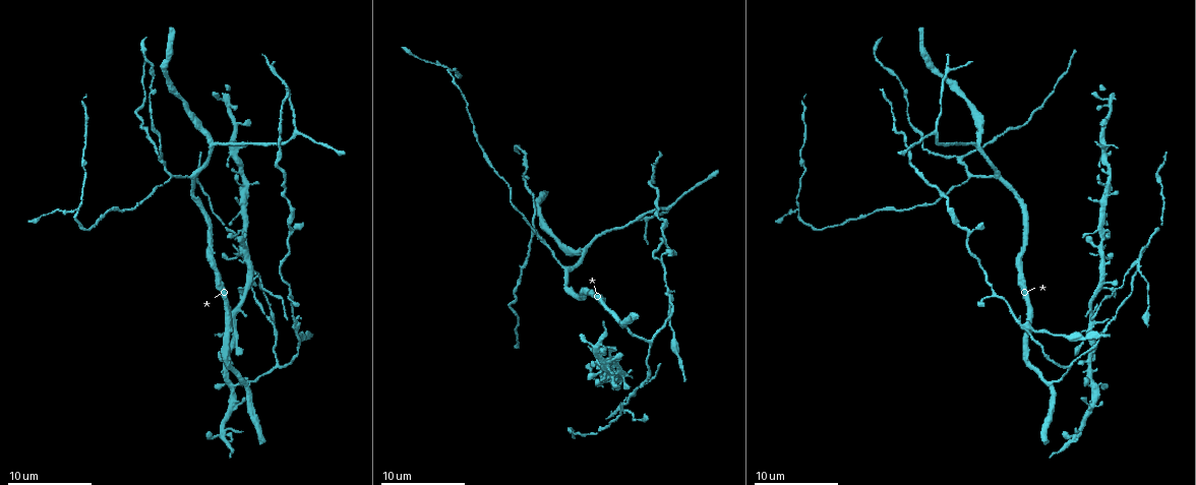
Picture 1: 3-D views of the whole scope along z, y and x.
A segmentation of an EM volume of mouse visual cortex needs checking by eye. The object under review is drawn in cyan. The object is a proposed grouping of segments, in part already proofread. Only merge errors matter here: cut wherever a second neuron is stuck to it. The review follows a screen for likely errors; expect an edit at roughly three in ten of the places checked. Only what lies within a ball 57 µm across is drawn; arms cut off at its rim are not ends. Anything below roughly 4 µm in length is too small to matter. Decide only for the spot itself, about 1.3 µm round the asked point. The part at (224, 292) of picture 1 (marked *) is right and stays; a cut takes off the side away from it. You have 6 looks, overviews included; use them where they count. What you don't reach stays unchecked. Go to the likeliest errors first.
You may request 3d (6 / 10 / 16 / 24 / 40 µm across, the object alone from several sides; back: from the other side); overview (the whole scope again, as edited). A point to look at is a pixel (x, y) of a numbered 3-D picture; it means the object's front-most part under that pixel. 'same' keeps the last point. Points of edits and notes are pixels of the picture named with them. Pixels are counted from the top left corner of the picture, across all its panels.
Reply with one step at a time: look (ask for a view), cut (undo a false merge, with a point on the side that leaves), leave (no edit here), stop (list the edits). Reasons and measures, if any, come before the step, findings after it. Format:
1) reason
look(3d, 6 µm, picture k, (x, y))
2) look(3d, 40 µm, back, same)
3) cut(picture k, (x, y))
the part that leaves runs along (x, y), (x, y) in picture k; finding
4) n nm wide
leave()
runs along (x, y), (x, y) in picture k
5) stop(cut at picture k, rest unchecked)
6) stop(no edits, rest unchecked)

arms run side by side
look(3d, 6 µm, picture 1, (1131, 265))

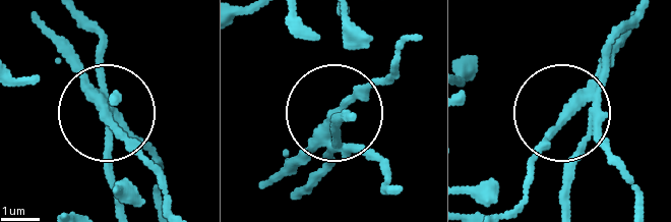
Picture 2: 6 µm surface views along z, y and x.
look(3d, 6 µm, back, picture 2, (328, 120))

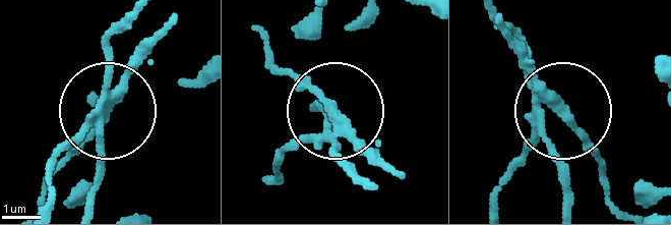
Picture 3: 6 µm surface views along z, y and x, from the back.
240 nm wide
cut(picture 3, (319, 91))
the part that leaves runs along (330, 133), (327, 108), (268, 59) in picture 3; two neurons meet here

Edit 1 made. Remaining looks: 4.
two arms in line, one across
look(3d, 10 µm, picture 1, (799, 210))

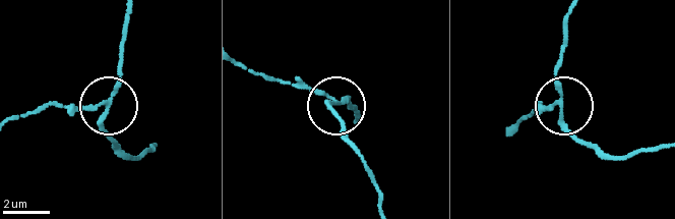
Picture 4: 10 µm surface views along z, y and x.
zoom in
look(3d, 6 µm, picture 4, (333, 100))

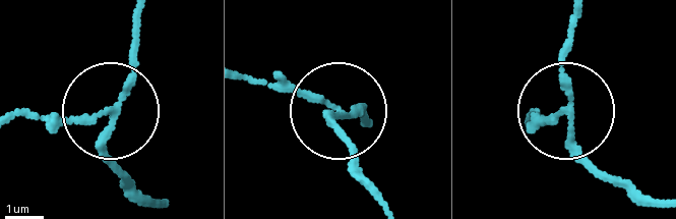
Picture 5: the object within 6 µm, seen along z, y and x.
side arm 7 µm; 3 arms
cut(picture 5, (56, 127))
two neurons meet here

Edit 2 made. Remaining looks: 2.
look(overview)

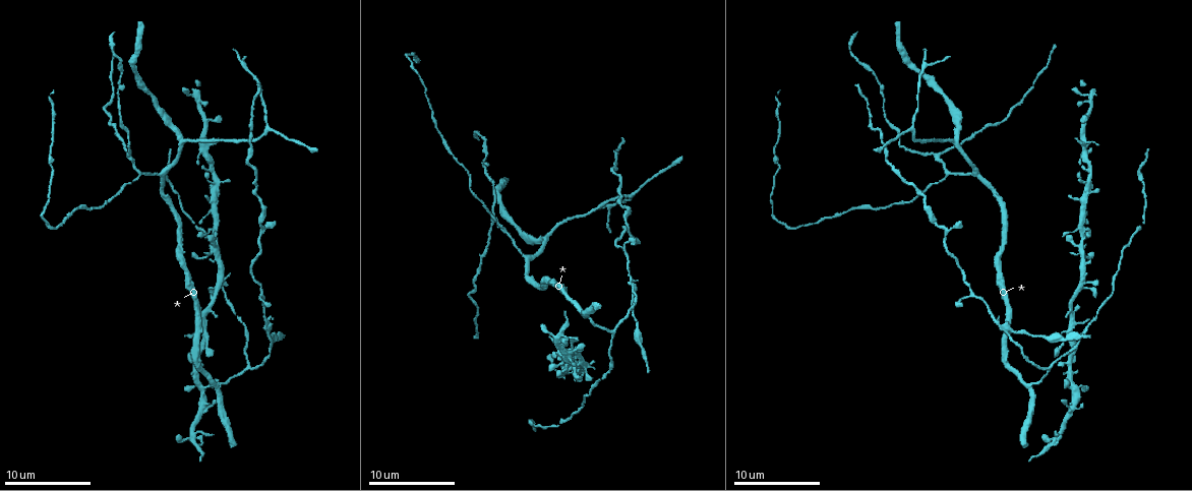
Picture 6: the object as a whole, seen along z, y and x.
arms part here
look(3d, 16 µm, picture 6, (953, 141))

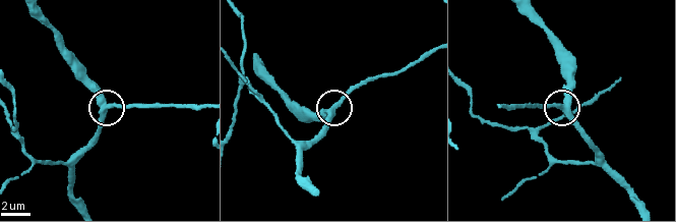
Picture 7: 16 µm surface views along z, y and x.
leave()
all the same neuron

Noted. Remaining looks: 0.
stop(cut at picture 3, cut at picture 5, rest unchecked)

